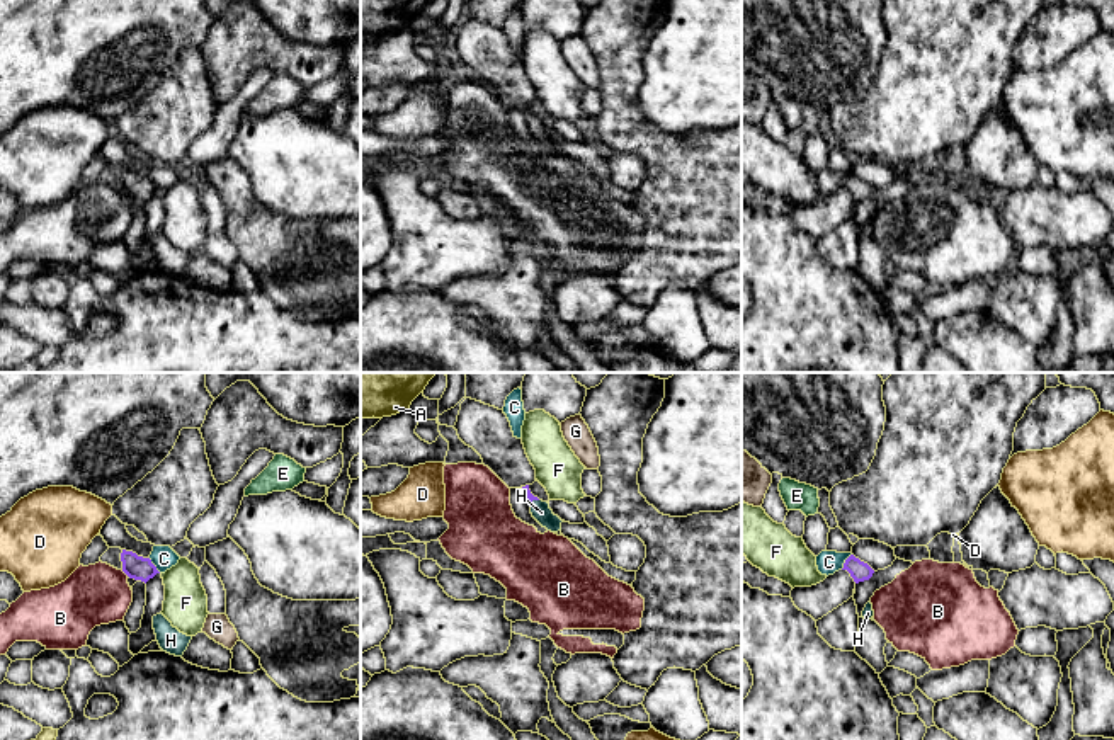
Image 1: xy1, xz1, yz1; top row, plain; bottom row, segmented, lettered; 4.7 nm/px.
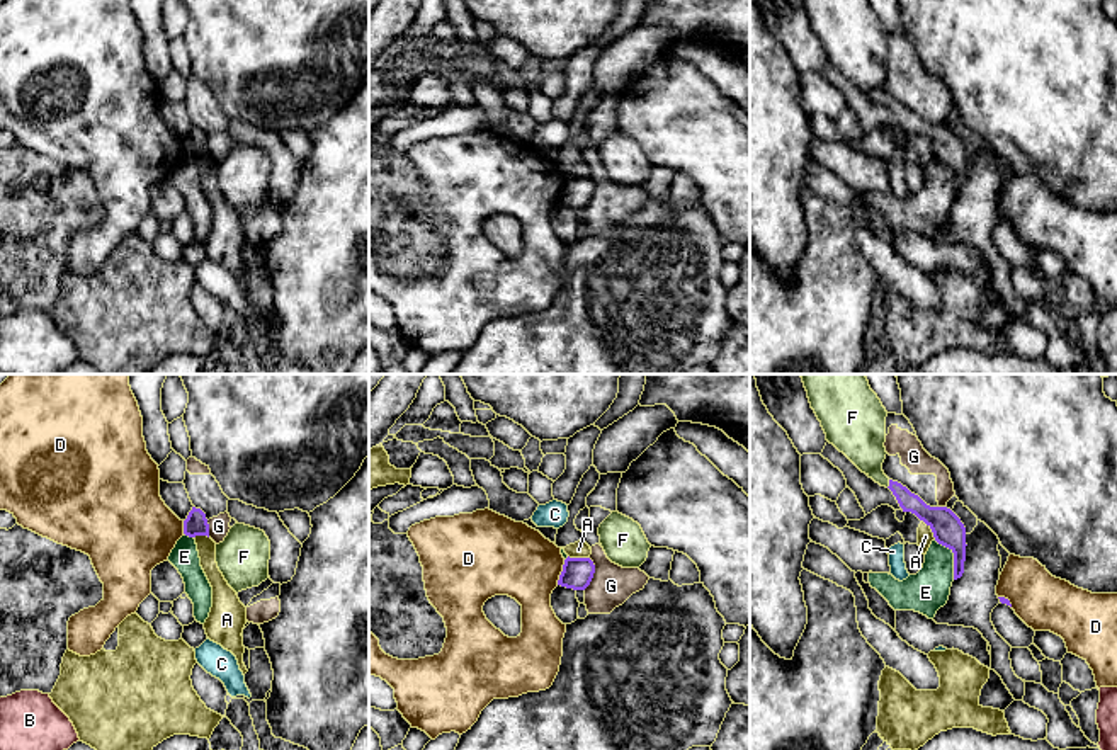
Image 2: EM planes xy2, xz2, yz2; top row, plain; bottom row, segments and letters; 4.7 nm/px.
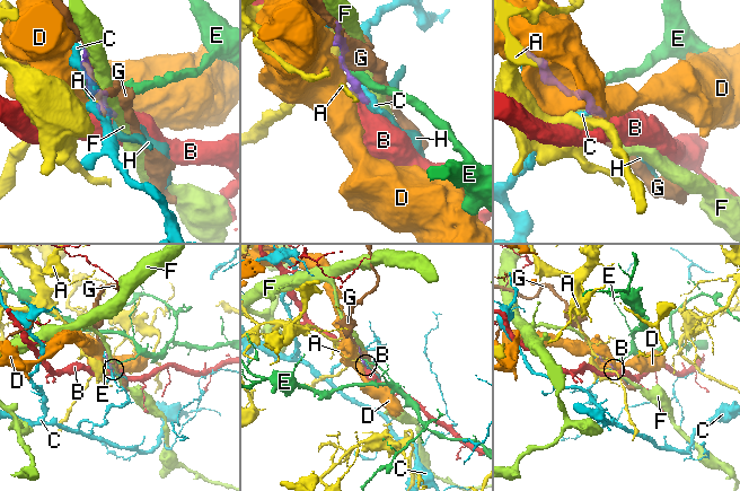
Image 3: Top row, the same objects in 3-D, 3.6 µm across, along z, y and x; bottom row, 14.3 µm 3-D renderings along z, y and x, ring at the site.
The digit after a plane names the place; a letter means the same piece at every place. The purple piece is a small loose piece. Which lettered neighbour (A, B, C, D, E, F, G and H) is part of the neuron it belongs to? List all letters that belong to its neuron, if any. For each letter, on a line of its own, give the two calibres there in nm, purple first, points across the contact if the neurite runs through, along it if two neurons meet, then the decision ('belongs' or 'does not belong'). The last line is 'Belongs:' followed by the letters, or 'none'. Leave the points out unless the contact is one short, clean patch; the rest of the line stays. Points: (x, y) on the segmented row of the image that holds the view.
A: 150 nm thick on the purple side, 80 nm on the other; border along xz2 (568, 555), (589, 558); does not belong
B: 110 nm thick on the purple side, 280 nm on the other; border along xy1 (121, 570), (128, 575); does not belong
C: 90 nm thick on the purple side, 110 nm on the other; border along yz1 (851, 553), (841, 569); does not belong
D: 150 nm thick on the purple side, 360 nm on the other; does not belong
E: 150 nm thick on the purple side, 200 nm on the other; does not belong
F: 90 nm thick on the purple side, 220 nm on the other; does not belong
G: 150 nm thick on the purple side, 190 nm on the other; does not belong
H: 40 nm thick on the purple side, 90 nm on the other; runs through xz1 (531, 497), (533, 499), (541, 512); belongs
Belongs: H

